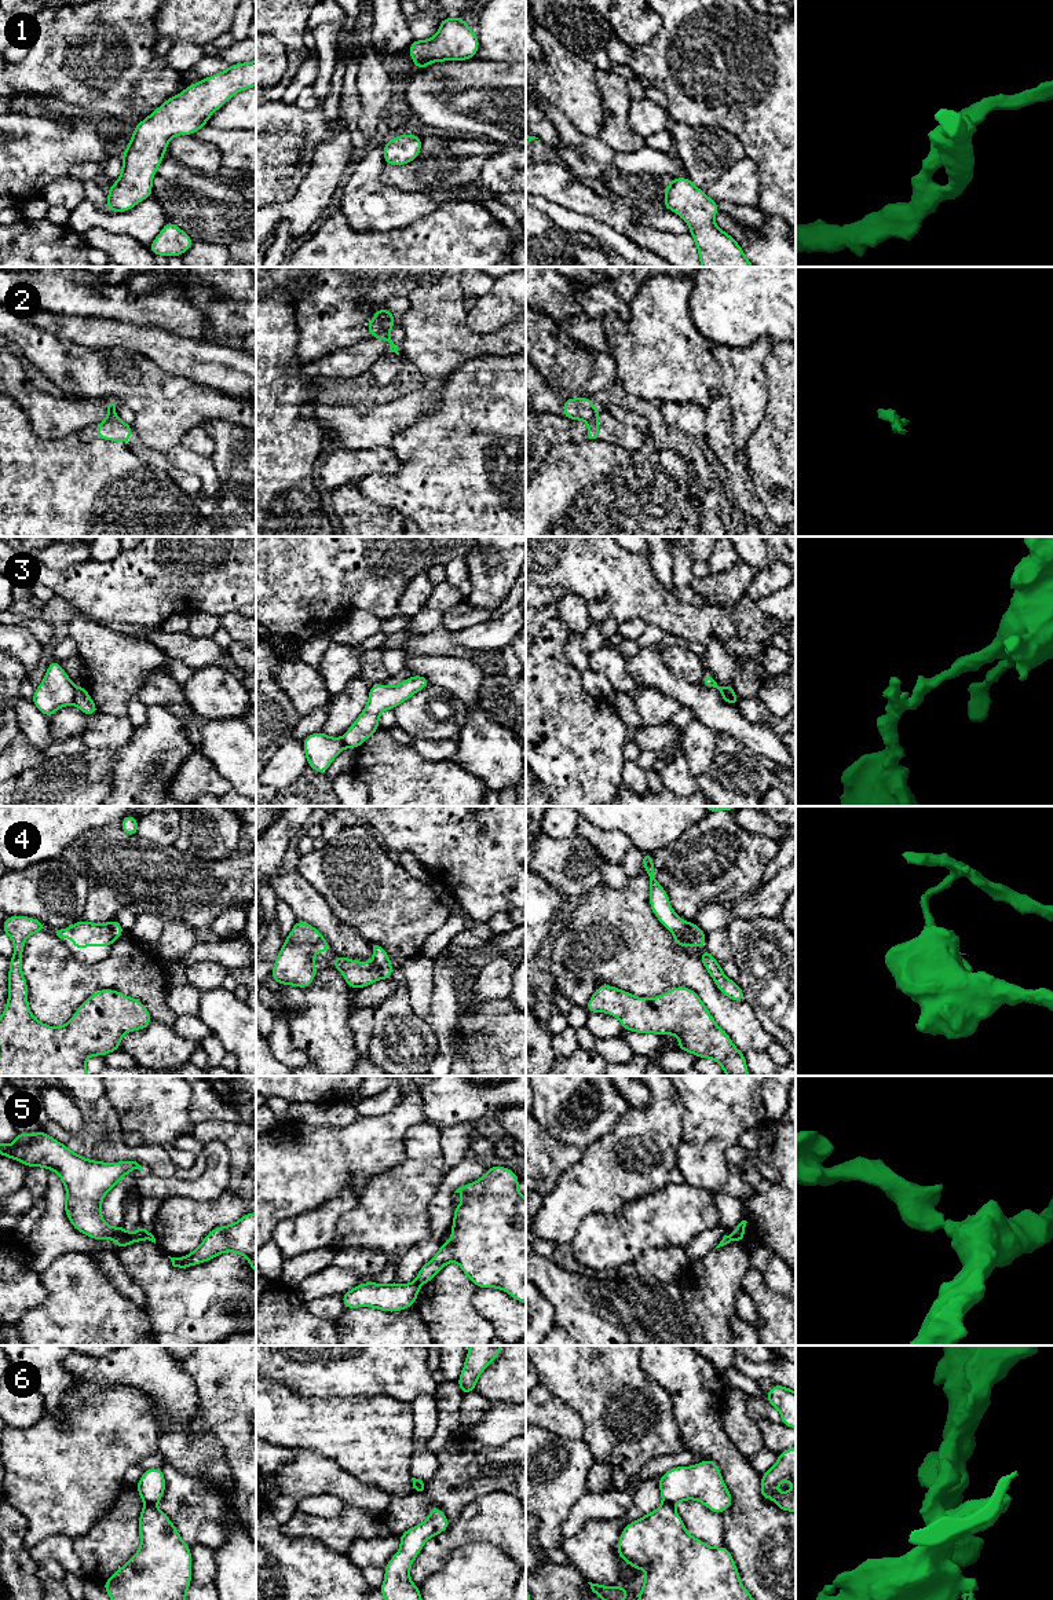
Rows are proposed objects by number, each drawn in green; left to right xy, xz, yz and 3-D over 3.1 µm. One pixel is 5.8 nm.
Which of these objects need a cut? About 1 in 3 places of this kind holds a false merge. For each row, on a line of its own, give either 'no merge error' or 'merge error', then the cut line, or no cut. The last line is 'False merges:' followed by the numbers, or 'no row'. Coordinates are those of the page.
1: no merge error; cut none
2: merge error; cut xy (116, 416), (108, 417), (103, 421)
3: merge error; cut xy (76, 689), (72, 703)
4: merge error; cut yz (693, 923), (673, 934)
5: merge error; cut yz (731, 1233), (734, 1238)
6: merge error; cut xy (145, 1503), (154, 1505)
False merges: 2, 3, 4, 5, 6

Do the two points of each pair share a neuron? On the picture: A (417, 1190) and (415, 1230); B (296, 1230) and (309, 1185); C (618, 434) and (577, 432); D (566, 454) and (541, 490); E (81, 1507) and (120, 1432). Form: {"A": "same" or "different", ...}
{"A": "same", "B": "different", "C": "same", "D": "same", "E": "same"}

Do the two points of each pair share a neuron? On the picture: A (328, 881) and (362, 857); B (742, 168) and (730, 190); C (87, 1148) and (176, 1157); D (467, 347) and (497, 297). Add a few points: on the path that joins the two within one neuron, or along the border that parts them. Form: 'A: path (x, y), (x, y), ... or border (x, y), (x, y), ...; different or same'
A: path (336, 872), (348, 871), (354, 866); same
B: path (741, 174), (730, 185); same
C: border (167, 1152), (176, 1167); different
D: border (465, 311), (478, 332), (508, 322); different

